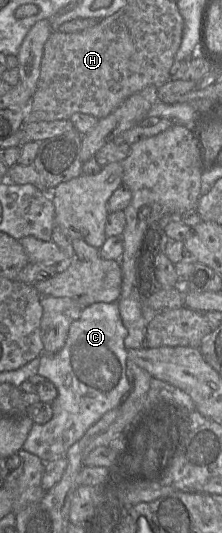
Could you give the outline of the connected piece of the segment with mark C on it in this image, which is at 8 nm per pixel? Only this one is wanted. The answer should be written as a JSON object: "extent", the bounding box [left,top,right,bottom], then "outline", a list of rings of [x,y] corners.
{"extent":[23,302,130,462],"outline":[[[97,302],[83,307],[78,319],[72,322],[63,348],[55,354],[43,352],[40,355],[38,374],[52,382],[57,388],[58,395],[52,402],[52,418],[44,424],[33,423],[32,428],[23,444],[23,448],[37,455],[44,462],[65,457],[68,449],[87,430],[93,426],[108,411],[118,407],[130,391],[126,376],[128,359],[124,340],[128,334],[122,323],[117,302]]]}

